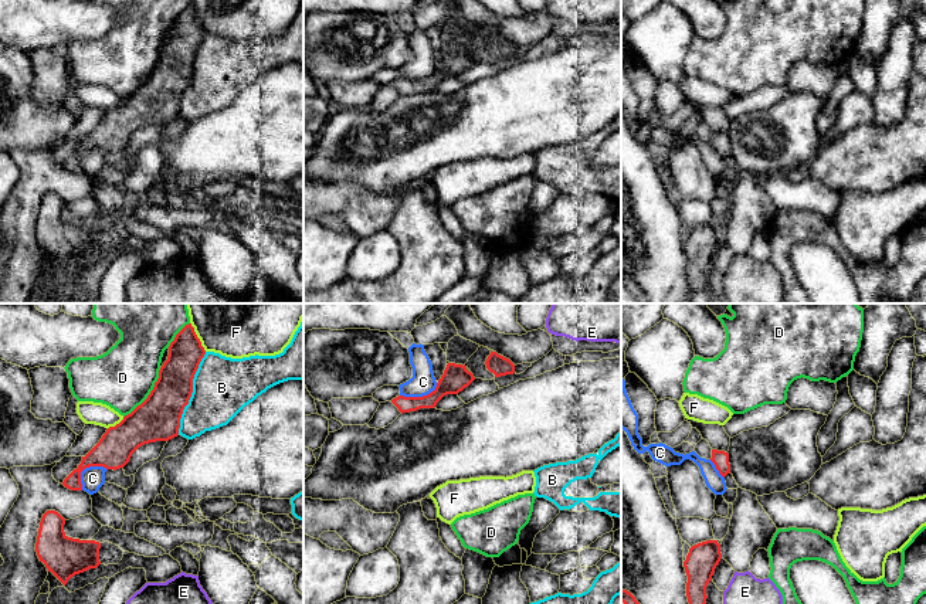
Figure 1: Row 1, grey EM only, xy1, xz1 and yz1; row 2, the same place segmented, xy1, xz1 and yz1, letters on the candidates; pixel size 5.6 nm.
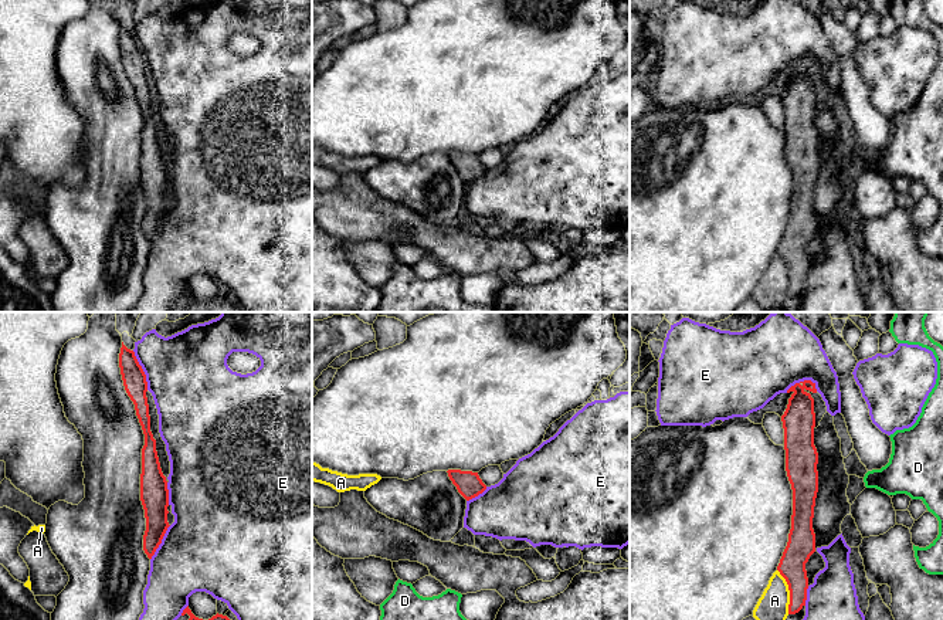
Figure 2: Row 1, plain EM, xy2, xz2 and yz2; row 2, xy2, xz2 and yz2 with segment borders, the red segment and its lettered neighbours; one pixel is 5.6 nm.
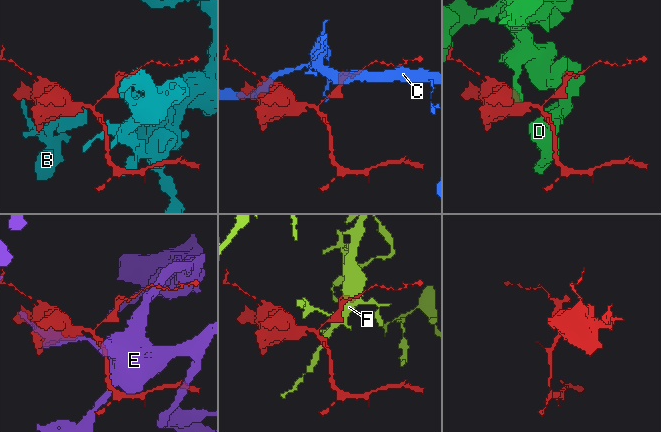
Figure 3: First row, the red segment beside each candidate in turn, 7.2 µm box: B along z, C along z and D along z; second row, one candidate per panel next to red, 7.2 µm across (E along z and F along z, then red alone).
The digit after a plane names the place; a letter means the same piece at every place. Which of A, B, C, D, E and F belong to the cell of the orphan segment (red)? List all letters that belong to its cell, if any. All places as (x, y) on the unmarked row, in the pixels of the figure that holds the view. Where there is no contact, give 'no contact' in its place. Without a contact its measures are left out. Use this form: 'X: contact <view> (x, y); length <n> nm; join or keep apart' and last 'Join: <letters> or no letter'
A: contact yz2 (790, 274); length 260 nm; keep apart
B: contact xy1 (192, 74); length 500 nm; keep apart
C: contact xy1 (85, 149); length 200 nm; keep apart
D: contact xy1 (149, 77); length 360 nm; keep apart
E: contact xy2 (142, 53); length 240 nm; keep apart
F: contact xy1 (196, 19); length 190 nm; keep apart
Join: no letter

